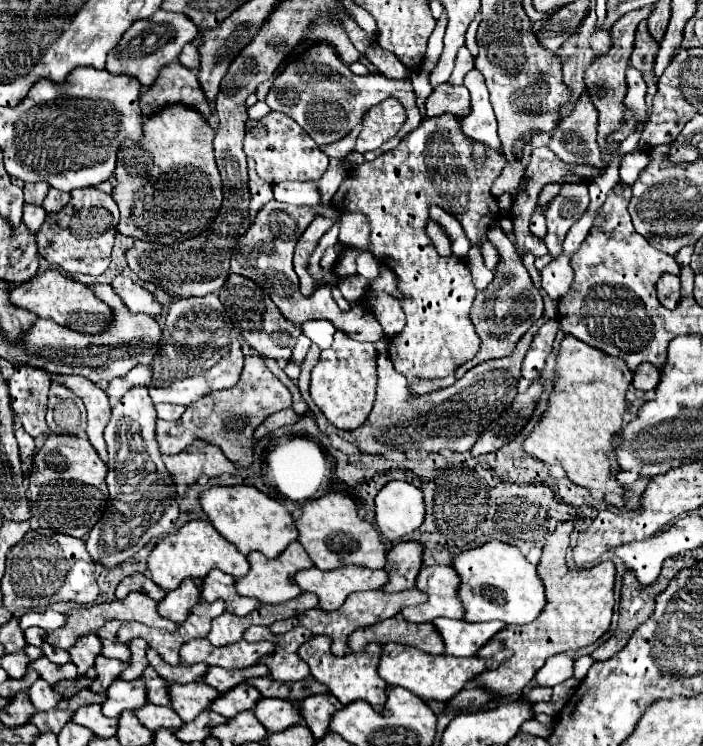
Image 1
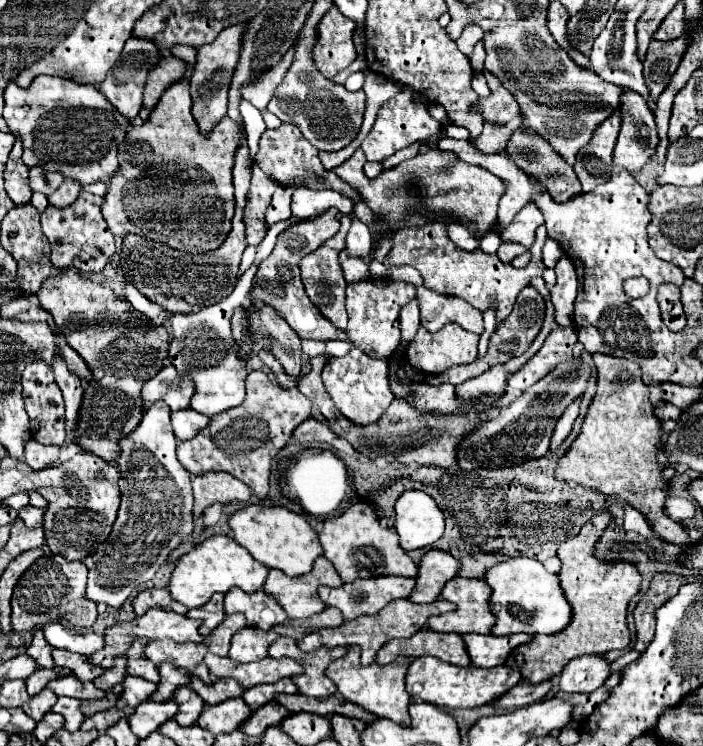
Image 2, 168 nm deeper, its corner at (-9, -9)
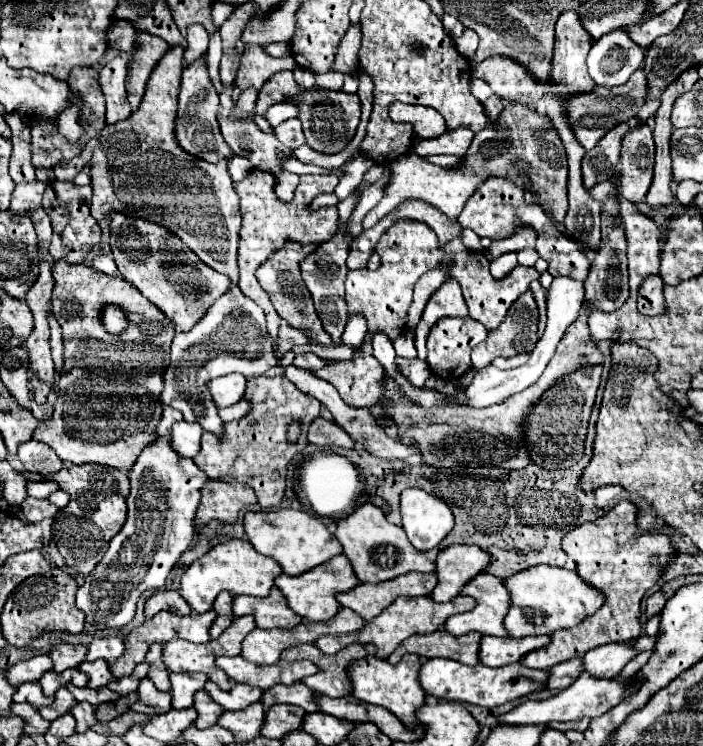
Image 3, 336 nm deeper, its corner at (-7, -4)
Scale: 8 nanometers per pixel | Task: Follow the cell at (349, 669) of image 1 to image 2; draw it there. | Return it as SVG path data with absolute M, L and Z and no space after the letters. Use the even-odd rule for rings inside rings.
M357 646L349 648L349 656L335 660L329 668L327 668L327 676L337 684L339 692L347 698L353 700L353 704L377 714L379 718L389 718L401 726L409 726L411 724L411 716L407 712L409 704L411 704L411 696L405 690L405 674L409 668L409 658L399 656L393 664L389 666L379 666L379 664L369 664L369 666L361 666L361 650Z

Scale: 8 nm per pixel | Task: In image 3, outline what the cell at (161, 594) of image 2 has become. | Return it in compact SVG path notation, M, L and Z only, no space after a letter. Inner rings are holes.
M155 591L145 601L145 617L153 617L159 611L171 611L177 615L189 615L189 603L177 591Z

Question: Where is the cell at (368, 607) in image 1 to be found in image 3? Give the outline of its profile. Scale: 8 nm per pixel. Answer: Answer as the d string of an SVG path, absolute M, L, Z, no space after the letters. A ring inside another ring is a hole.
M457 595L455 599L451 599L447 603L435 603L429 597L399 597L399 599L395 599L395 603L391 603L391 607L387 607L387 611L381 611L381 615L377 615L375 619L365 623L363 631L355 631L351 635L321 635L315 641L315 647L319 647L319 651L323 651L323 653L333 655L349 643L373 643L377 647L375 657L387 659L403 639L407 639L415 633L437 631L449 615L471 611L471 607L475 607L475 601L467 595Z

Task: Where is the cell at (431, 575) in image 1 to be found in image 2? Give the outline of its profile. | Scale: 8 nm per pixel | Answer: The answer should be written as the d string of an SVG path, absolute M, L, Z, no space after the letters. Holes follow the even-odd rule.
M453 578L445 584L441 592L443 600L457 604L455 612L439 614L429 618L429 628L445 628L435 632L457 632L457 634L491 634L495 624L495 616L489 608L491 588L485 580L471 580L471 578Z

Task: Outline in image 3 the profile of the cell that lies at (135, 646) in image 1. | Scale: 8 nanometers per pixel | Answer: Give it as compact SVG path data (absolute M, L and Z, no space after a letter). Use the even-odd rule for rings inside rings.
M171 673L171 697L173 697L173 707L183 709L193 705L193 695L195 691L203 689L207 675L205 673Z

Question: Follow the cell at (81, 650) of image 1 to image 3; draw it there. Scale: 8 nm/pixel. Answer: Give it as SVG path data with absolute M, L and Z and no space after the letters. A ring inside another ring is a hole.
M139 663L139 667L131 675L123 675L121 679L111 681L107 687L113 689L113 691L117 691L119 695L127 695L127 693L131 693L131 691L137 689L137 685L139 685L139 681L143 677L147 677L147 663Z

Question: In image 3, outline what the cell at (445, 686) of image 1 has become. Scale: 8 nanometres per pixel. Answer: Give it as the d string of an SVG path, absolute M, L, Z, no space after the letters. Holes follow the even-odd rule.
M427 659L419 669L419 683L427 695L433 695L437 699L447 701L461 701L461 703L473 703L481 707L497 707L507 701L513 701L517 697L529 695L533 691L539 691L545 685L547 671L539 669L527 669L521 663L513 663L507 667L487 667L487 665L463 665L459 661L451 659Z

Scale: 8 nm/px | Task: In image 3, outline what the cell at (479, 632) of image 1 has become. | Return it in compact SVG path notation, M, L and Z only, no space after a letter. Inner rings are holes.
M481 637L479 645L479 661L487 667L503 667L509 663L519 661L525 653L535 651L549 643L549 637L527 637L527 639L513 639L513 637Z

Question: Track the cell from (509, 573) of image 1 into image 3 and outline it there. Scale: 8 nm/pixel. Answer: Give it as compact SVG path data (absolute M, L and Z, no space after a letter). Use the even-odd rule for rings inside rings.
M535 565L527 567L527 571L517 571L503 579L511 603L505 615L505 629L511 637L527 637L527 635L551 635L557 629L575 627L589 615L593 615L603 605L601 591L583 583L575 571Z

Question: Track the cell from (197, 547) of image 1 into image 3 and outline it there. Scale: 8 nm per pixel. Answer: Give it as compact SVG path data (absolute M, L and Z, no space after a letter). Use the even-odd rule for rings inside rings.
M229 539L225 543L217 543L211 547L201 559L193 561L183 577L181 577L181 597L197 611L205 613L211 609L213 599L219 591L229 591L231 595L255 595L265 597L273 587L273 579L281 573L281 565L277 565L271 557L265 557L253 549L253 545L245 539Z

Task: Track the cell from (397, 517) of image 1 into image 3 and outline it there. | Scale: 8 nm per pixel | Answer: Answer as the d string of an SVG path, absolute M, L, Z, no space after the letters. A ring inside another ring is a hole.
M405 489L401 493L401 517L407 539L419 551L429 551L439 545L455 525L447 503L423 489Z

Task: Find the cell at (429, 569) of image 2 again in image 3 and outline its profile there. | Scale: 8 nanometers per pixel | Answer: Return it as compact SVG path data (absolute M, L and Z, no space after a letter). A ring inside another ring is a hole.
M451 545L441 549L435 561L439 583L429 597L435 601L451 601L461 593L463 583L481 573L489 561L489 555L475 545Z

